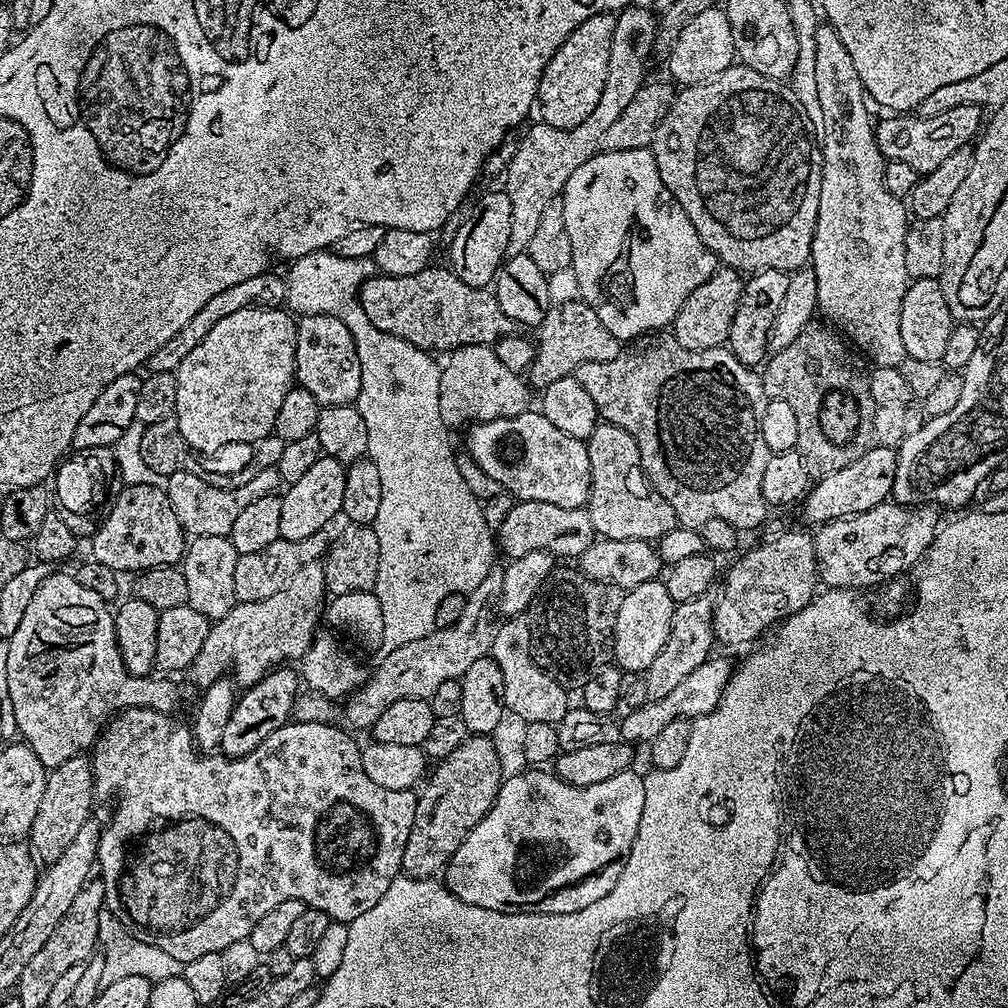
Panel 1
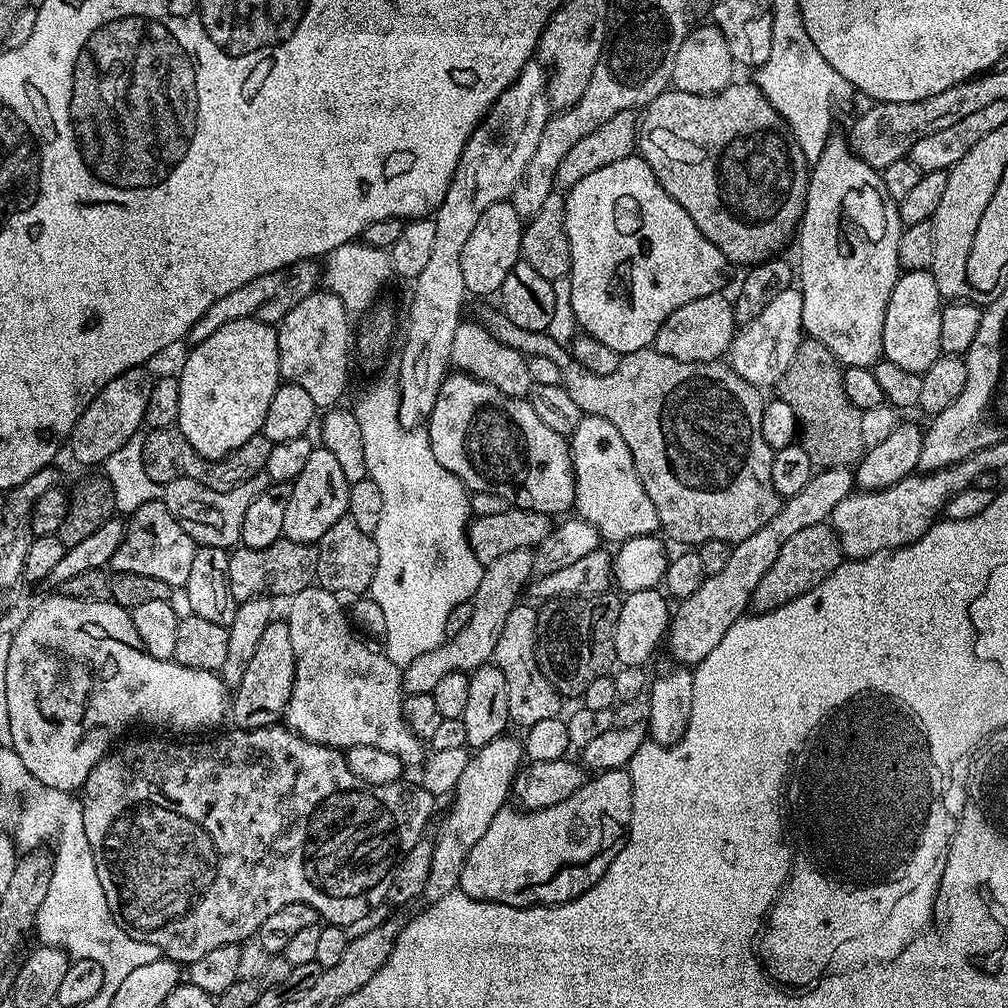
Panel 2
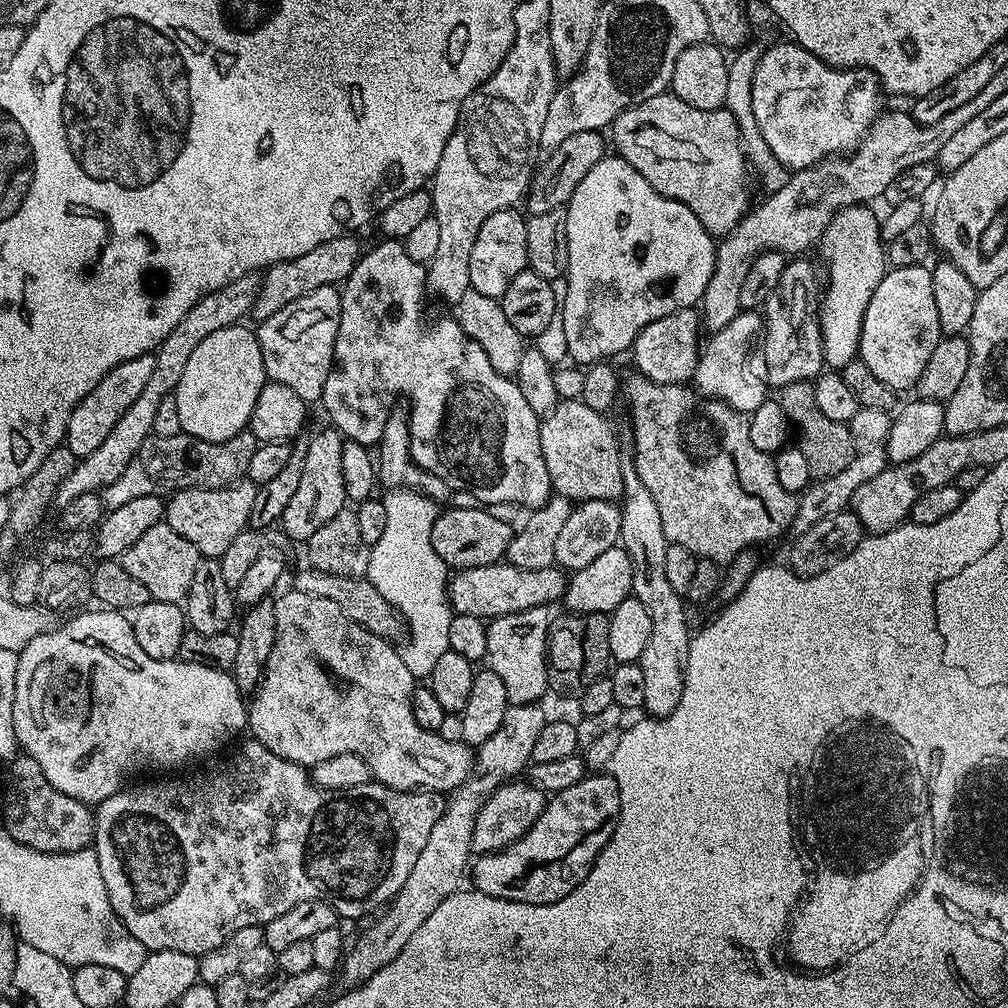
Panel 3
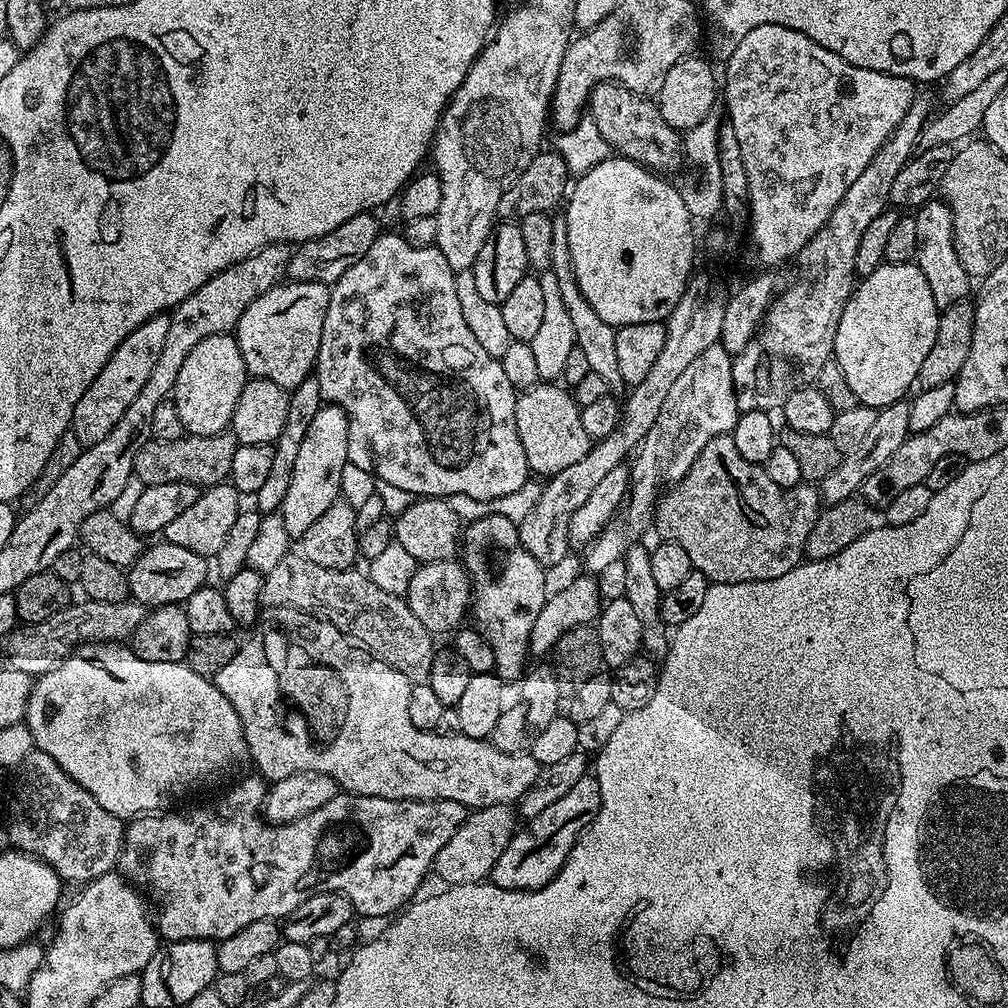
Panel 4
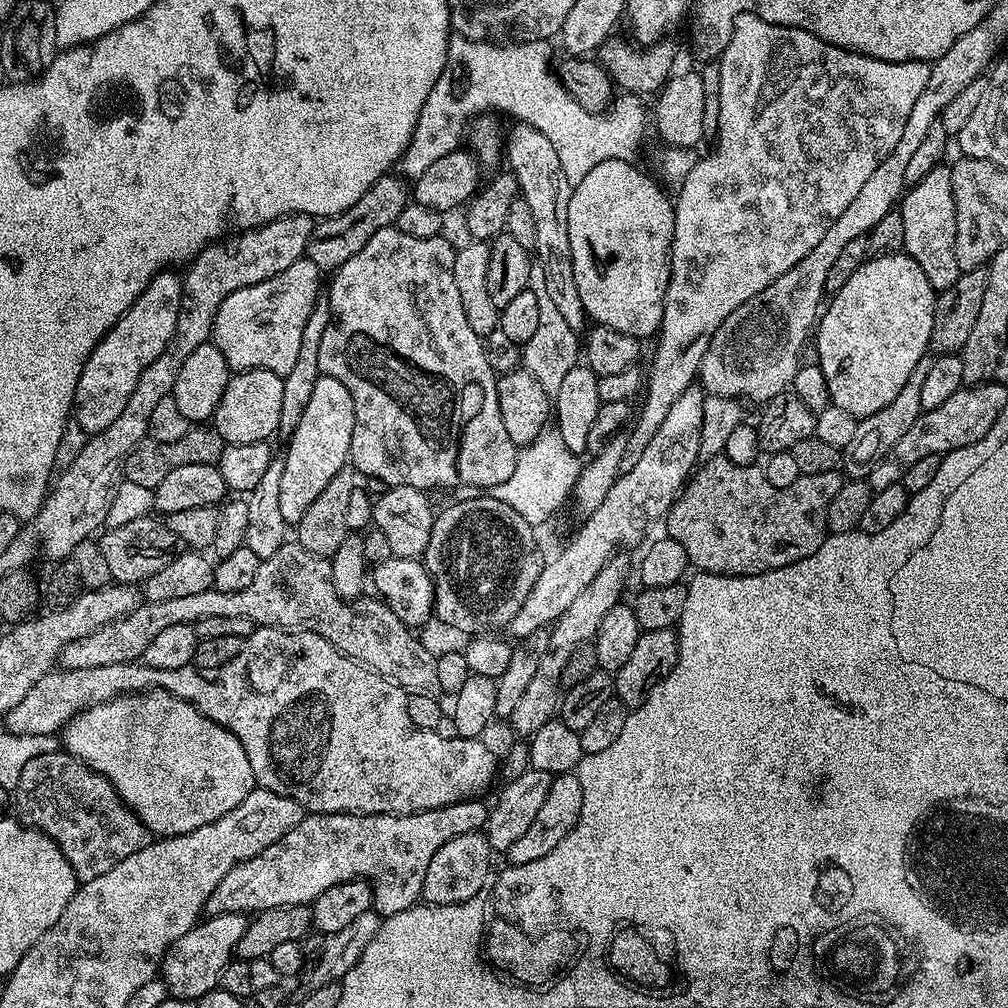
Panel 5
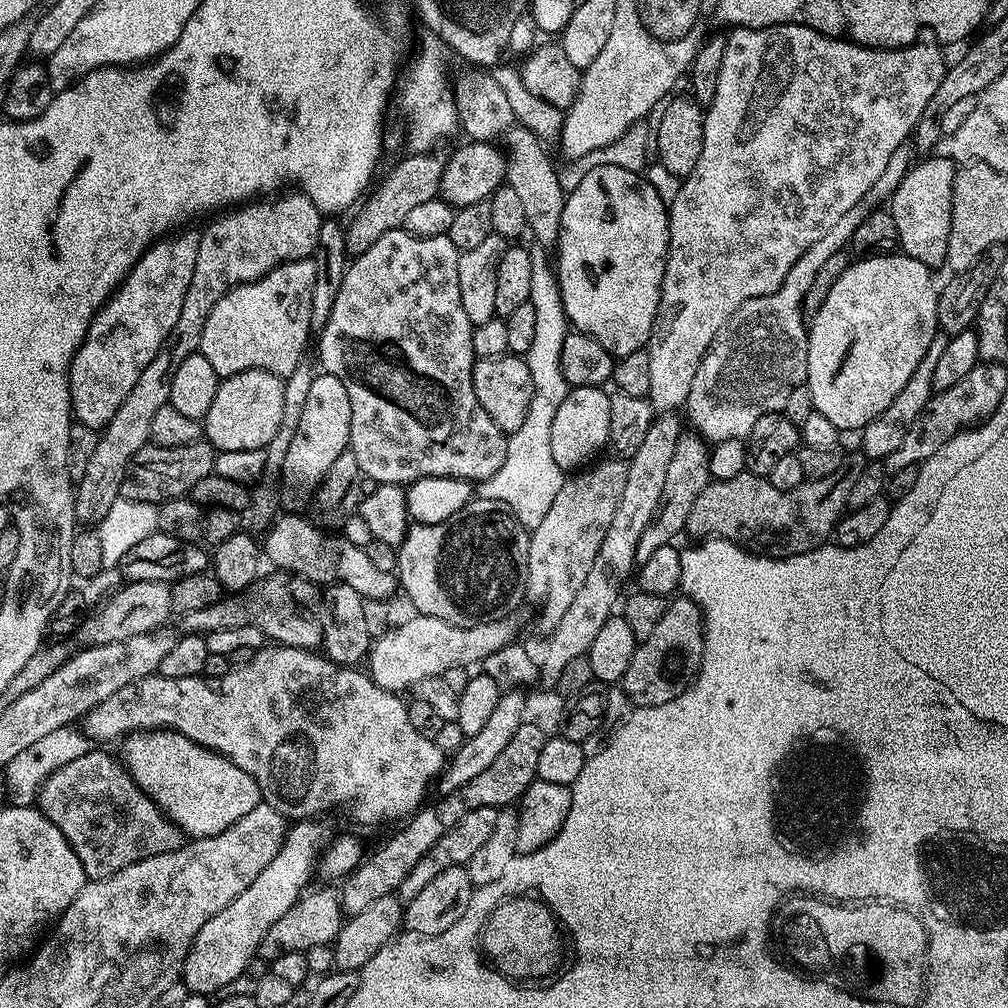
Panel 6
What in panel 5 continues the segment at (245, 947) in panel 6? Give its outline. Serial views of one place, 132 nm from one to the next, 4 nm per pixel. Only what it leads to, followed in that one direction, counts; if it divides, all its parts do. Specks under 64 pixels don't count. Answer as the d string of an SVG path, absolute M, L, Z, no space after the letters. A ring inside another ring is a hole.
M238 912L208 916L182 934L182 938L175 940L162 957L162 979L169 997L195 1002L217 987L224 967L234 960L238 938L242 938L248 922L249 917Z

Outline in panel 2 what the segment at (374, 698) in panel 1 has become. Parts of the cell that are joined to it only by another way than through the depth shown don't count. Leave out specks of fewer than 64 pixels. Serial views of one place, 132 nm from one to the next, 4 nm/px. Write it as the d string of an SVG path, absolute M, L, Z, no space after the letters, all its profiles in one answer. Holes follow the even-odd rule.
M533 549L510 550L510 554L502 554L502 558L494 558L494 562L486 565L482 574L480 589L472 597L470 603L472 613L470 622L466 624L453 636L448 636L443 644L439 644L434 650L422 654L422 658L416 658L403 669L404 691L409 696L414 694L426 694L438 686L439 680L445 674L451 672L472 673L475 668L481 668L483 664L489 663L496 655L498 637L502 635L506 627L506 618L510 610L518 602L516 596L527 589L536 572L536 554Z

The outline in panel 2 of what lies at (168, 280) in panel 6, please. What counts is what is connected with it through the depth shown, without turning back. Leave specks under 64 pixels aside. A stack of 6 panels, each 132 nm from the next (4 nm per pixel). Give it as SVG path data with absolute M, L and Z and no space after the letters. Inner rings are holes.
M143 367L131 368L118 374L118 378L106 382L94 402L90 402L90 406L86 406L84 413L78 417L70 433L72 456L78 463L103 465L110 454L114 454L114 450L118 450L127 440L137 435L136 431L144 424L146 402L152 389L152 380L144 371Z

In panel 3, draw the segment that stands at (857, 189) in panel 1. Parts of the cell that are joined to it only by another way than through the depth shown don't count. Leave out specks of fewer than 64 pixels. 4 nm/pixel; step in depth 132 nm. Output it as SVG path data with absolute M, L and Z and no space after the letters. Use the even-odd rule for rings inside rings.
M867 203L851 204L830 218L818 243L818 253L828 263L826 287L818 308L818 327L824 343L824 362L829 369L842 370L860 351L862 318L866 306L878 290L886 271L886 243L880 236L881 217L871 212Z

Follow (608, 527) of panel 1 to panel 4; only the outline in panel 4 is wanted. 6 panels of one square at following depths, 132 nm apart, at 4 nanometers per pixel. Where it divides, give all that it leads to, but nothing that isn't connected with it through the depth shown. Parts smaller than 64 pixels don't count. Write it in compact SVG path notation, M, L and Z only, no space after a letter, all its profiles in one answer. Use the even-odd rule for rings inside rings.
M541 382L532 388L523 389L516 397L516 421L518 436L522 438L522 450L526 450L529 473L536 472L543 478L574 466L591 450L594 441L582 426L581 407L575 395L567 387L556 382Z

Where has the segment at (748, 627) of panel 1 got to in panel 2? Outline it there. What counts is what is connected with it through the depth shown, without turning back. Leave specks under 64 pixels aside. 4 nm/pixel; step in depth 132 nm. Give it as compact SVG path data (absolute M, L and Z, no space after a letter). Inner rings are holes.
M831 523L815 524L806 526L806 530L798 530L798 534L794 534L794 538L790 538L790 542L782 546L774 566L770 566L766 574L762 574L762 582L758 582L752 595L751 607L756 612L769 612L788 600L814 590L818 582L834 574L834 570L844 559L845 554L838 542L838 534L833 530Z

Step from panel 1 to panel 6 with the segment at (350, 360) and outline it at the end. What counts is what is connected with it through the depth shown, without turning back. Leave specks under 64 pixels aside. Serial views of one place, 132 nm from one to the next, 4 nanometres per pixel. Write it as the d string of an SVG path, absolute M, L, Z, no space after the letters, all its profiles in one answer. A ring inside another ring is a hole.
M315 259L288 260L262 278L249 284L231 288L210 310L198 351L214 366L217 376L223 378L245 372L247 368L261 368L287 378L299 364L310 326L310 306L314 294Z

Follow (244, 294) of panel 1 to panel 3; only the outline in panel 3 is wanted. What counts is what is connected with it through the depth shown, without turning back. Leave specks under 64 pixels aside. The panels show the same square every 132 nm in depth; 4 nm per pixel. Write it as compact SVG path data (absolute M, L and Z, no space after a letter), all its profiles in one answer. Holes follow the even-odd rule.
M352 234L335 236L330 238L330 242L322 242L322 246L310 250L310 254L302 254L293 260L273 264L263 273L260 289L254 298L250 313L251 319L263 322L266 318L270 318L270 314L278 314L278 310L282 310L282 306L290 306L290 302L294 302L294 298L302 298L306 294L310 294L310 290L318 290L327 284L343 285L362 255L362 247L360 248L356 238Z

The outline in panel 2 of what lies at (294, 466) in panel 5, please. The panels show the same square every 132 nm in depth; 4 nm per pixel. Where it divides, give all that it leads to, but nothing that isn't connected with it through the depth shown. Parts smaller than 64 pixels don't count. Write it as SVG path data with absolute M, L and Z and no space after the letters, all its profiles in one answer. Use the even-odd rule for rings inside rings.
M322 446L313 447L309 461L302 469L302 474L293 480L290 503L286 506L286 518L282 521L283 539L316 544L334 522L338 522L348 511L348 489L346 474L334 459L334 454Z

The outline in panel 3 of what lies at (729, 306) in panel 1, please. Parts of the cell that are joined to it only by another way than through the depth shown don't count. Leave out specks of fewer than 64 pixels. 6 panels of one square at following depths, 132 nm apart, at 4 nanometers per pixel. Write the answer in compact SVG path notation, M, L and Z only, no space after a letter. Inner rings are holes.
M696 308L674 310L674 314L666 314L666 318L658 318L658 322L650 322L638 334L632 343L630 357L636 363L635 371L639 375L663 384L687 383L693 379L696 371L697 357L702 349L702 316Z

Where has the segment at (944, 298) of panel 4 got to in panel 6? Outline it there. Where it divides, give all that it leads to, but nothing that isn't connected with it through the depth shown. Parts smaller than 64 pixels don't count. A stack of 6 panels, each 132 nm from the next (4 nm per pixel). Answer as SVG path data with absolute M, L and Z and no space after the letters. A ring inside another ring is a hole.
M928 154L917 159L890 197L899 251L922 262L929 270L936 270L936 267L944 264L946 246L950 246L954 178L958 167L956 161L947 155L936 155Z

